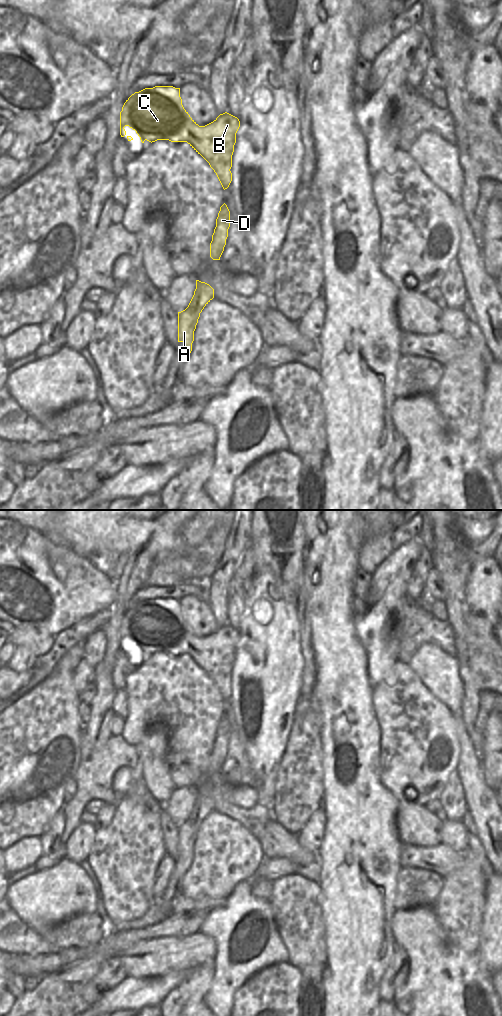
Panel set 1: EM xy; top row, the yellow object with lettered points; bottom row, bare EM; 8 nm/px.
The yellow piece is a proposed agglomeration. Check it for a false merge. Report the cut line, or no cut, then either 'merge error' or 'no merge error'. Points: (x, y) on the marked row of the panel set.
xy (232, 151), (218, 151), (214, 155), (202, 156) | merge error

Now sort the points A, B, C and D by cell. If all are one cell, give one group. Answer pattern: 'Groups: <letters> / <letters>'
Groups: A D / B C

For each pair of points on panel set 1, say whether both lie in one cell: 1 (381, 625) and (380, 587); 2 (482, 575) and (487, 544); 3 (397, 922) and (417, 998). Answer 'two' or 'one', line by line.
1: one
2: two
3: one

